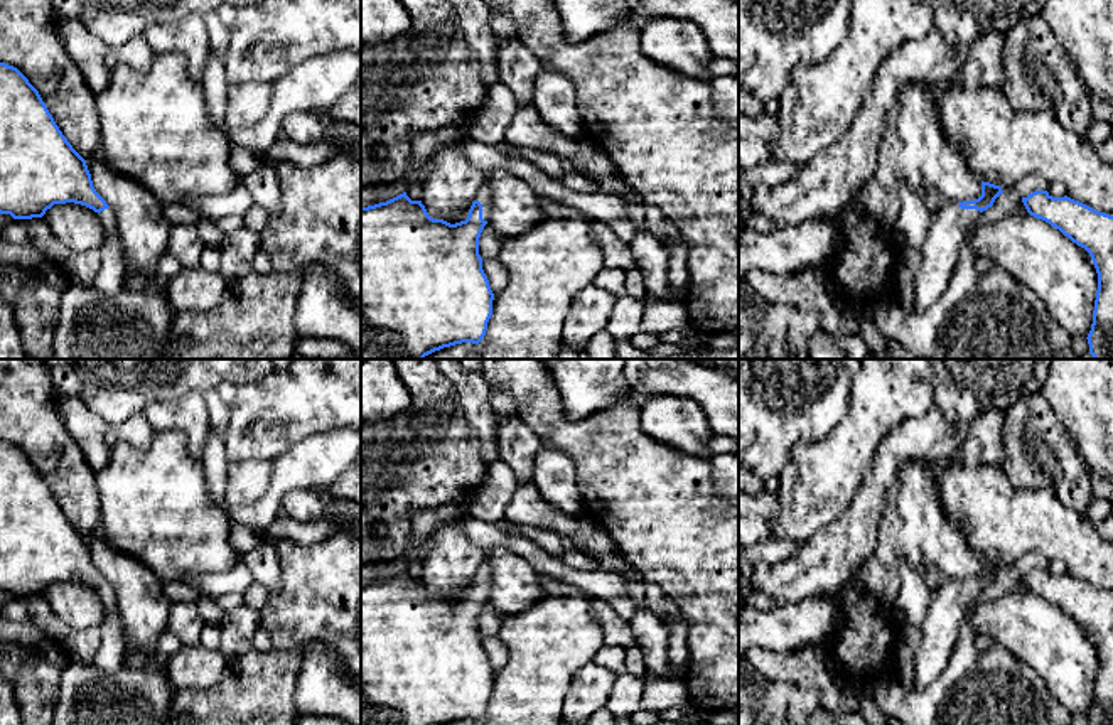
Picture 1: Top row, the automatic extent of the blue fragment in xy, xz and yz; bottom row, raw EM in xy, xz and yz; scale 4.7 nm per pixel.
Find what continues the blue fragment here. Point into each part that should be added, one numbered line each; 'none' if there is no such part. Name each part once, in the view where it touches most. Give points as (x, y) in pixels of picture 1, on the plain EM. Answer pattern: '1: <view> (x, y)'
1: xz (484, 574)

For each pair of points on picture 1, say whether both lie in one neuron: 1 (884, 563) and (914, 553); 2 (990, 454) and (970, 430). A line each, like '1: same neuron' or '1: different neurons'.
1: same neuron
2: same neuron

